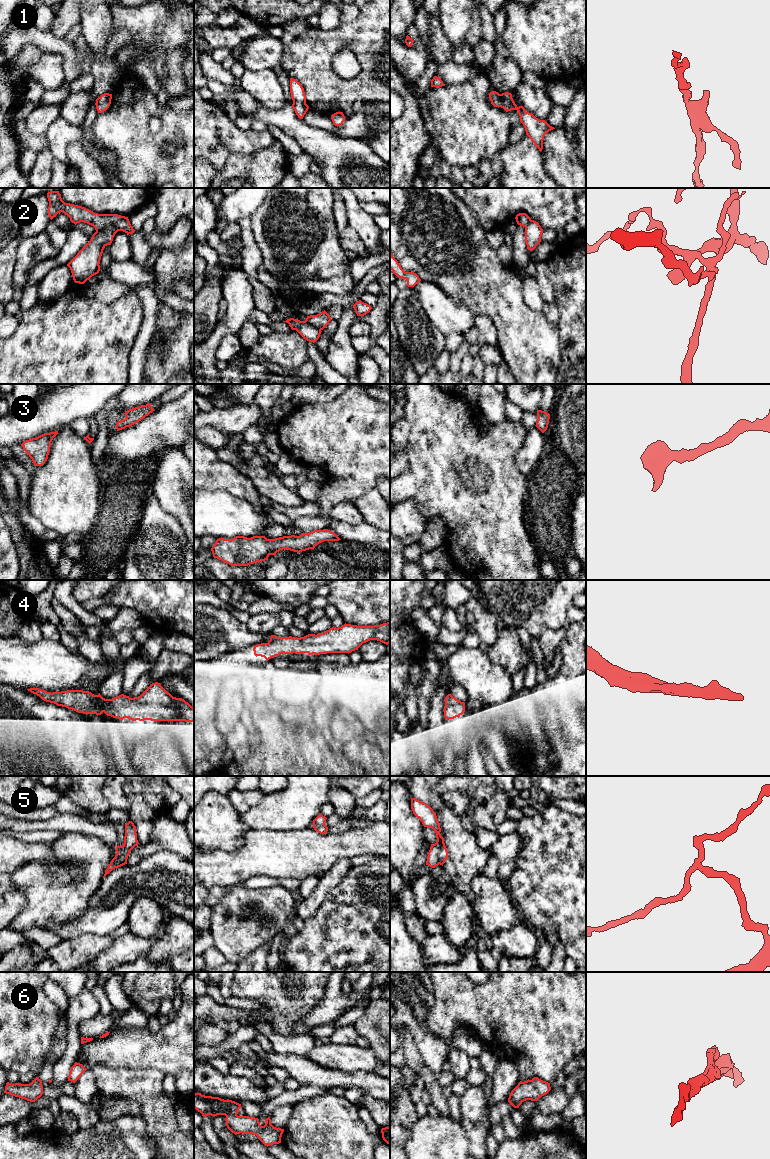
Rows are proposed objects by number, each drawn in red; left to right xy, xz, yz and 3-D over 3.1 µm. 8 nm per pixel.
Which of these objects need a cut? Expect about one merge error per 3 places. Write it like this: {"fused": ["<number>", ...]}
{"fused": ["2", "5"]}

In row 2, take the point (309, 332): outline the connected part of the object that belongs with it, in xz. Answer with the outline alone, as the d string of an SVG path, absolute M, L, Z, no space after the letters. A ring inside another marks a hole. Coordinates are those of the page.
M303 323L300 325L296 330L304 339L306 339L309 342L315 343L321 334L321 330L314 327L313 325Z

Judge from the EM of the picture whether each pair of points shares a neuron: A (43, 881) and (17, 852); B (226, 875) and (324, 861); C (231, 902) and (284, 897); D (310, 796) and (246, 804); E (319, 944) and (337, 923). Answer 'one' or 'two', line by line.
A: two
B: one
C: one
D: two
E: one

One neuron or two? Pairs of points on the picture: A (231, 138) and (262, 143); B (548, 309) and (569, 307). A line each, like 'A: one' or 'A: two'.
A: one
B: two

